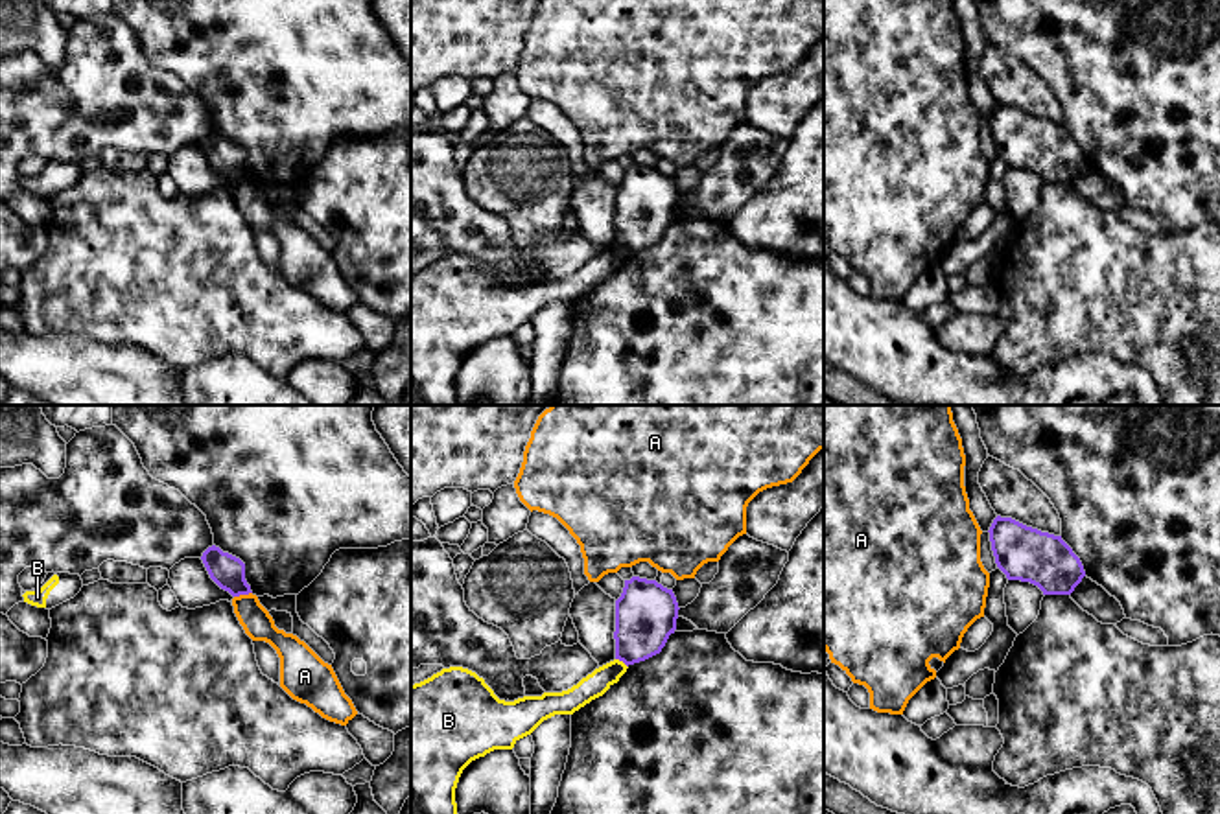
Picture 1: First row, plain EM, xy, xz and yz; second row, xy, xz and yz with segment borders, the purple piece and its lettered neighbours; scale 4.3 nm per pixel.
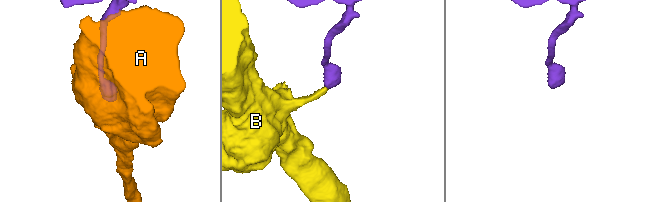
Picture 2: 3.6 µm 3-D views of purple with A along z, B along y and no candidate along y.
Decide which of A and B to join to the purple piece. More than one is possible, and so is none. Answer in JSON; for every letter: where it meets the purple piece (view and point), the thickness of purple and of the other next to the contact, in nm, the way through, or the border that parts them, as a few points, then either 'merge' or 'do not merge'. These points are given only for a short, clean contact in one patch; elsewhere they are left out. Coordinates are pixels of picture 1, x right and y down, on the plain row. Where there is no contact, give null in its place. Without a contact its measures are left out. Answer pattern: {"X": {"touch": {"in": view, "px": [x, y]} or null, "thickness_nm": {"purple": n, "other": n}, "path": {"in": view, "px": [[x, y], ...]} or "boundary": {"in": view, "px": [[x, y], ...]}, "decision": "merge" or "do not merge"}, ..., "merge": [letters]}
{"A": {"touch": {"in": "xy", "px": [242, 181]}, "thickness_nm": {"purple": 150, "other": 140}, "boundary": {"in": "xy", "px": [[251, 179], [234, 185]]}, "decision": "do not merge"}, "B": {"touch": {"in": "xz", "px": [621, 247]}, "thickness_nm": {"purple": 280, "other": 110}, "boundary": {"in": "xz", "px": [[616, 245], [627, 255]]}, "decision": "do not merge"}, "merge": []}

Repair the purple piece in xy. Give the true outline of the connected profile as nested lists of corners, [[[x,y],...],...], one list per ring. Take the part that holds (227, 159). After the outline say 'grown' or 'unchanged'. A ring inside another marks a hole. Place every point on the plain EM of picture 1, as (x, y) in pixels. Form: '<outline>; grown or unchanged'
[[[212,133],[203,140],[201,147],[210,166],[232,184],[252,180],[245,168],[245,151],[240,145]]]; unchanged

